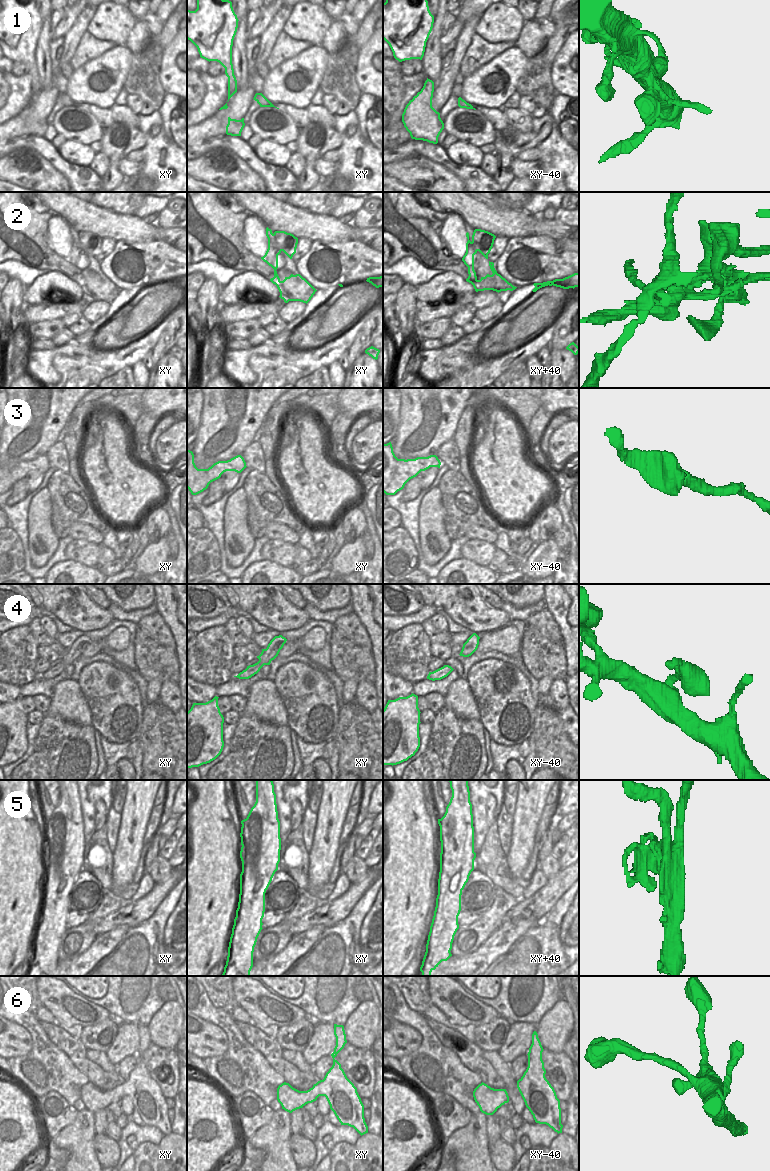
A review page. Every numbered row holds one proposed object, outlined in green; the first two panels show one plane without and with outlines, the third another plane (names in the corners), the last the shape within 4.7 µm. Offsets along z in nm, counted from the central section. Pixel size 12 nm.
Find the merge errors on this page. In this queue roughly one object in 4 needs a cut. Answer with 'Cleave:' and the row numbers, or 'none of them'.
Cleave: 2, 5

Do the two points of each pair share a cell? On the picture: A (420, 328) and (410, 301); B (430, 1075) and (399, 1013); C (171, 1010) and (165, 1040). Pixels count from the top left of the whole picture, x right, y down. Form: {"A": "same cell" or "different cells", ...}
{"A": "different cells", "B": "same cell", "C": "same cell"}

